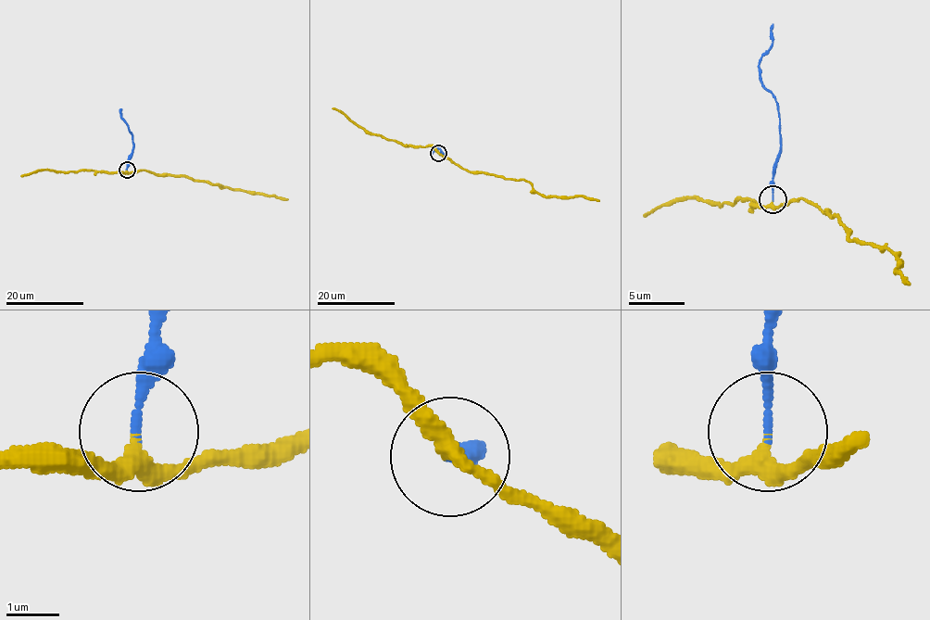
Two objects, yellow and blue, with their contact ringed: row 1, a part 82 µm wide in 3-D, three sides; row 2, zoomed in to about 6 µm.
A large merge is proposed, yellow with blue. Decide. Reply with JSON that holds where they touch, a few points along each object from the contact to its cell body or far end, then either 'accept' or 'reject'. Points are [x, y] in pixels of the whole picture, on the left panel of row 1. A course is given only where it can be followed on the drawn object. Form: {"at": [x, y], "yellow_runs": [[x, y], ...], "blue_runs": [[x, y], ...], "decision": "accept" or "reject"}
{"at": [127, 170], "yellow_runs": [[127, 170], [182, 175], [226, 187], [288, 199]], "blue_runs": [[127, 170], [133, 143], [120, 109]], "decision": "accept"}

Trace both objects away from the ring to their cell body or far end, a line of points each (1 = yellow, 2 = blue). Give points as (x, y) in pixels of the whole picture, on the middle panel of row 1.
1: (438, 153), (470, 171), (526, 181), (546, 196), (584, 196), (599, 201)
2: (438, 153), (445, 155), (439, 148), (432, 153)

